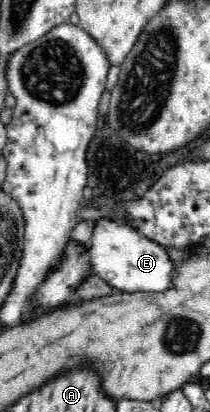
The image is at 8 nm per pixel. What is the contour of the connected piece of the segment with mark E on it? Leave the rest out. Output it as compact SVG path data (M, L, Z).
M100 214L88 248L94 274L121 292L165 292L173 286L171 274L176 267L166 247L149 240L122 221Z

